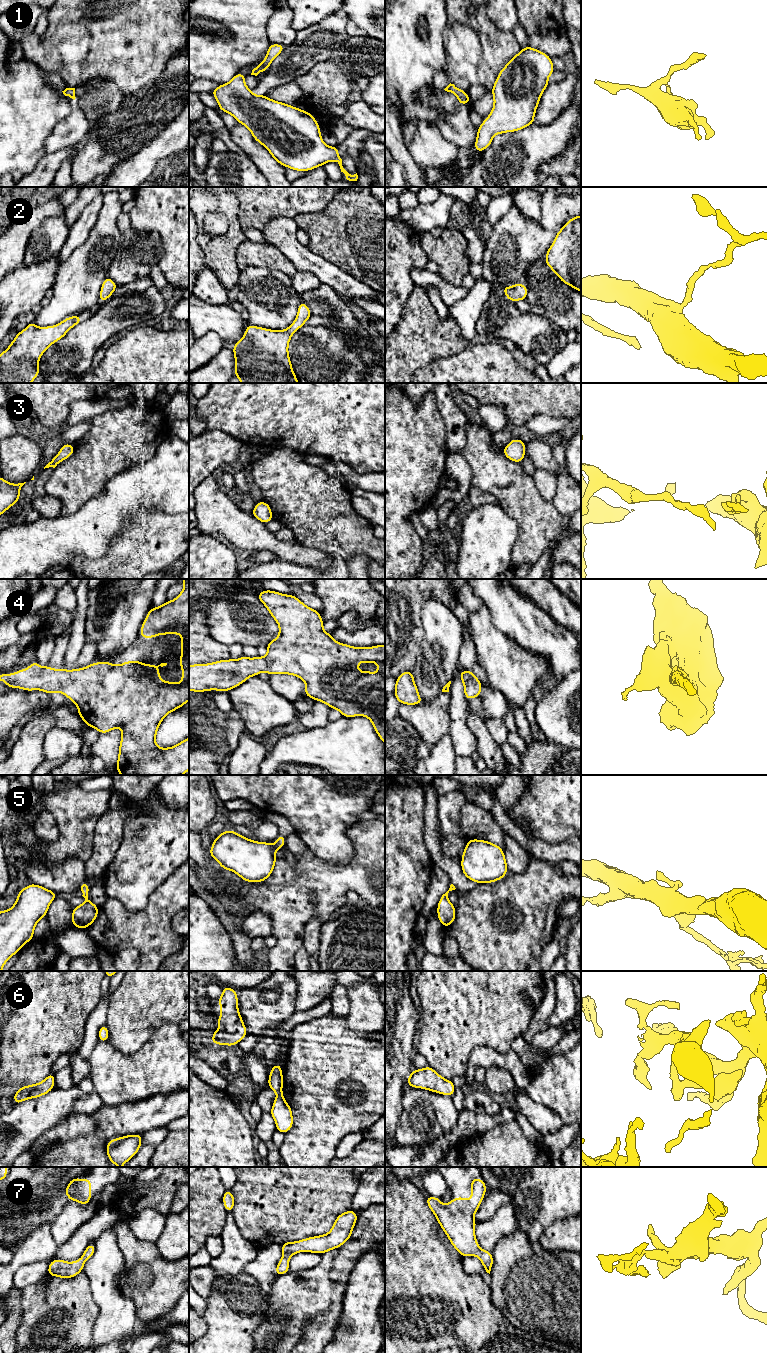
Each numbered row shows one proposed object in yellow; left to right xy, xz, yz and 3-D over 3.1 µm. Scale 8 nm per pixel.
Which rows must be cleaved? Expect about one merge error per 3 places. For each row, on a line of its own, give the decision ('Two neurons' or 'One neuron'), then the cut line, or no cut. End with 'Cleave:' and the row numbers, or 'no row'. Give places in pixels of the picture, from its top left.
1: One neuron. No split
2: One neuron. No split
3: One neuron. No split
4: One neuron. No split
5: One neuron. No split
6: One neuron. No split
7: One neuron. No split
Cleave: no row

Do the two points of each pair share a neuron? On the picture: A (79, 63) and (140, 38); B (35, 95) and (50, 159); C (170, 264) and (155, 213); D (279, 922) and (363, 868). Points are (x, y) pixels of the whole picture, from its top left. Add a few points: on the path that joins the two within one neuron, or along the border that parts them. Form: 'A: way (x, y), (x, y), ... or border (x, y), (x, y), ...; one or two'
A: way (94, 48), (104, 38), (125, 38); one
B: border (45, 153), (31, 172); two
C: way (170, 251), (170, 228), (168, 226); one
D: way (300, 901), (313, 888), (320, 888), (342, 878); one

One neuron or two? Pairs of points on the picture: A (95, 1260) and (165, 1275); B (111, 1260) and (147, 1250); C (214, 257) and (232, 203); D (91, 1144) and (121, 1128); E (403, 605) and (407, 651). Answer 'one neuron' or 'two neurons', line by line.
A: two neurons
B: two neurons
C: one neuron
D: two neurons
E: one neuron

